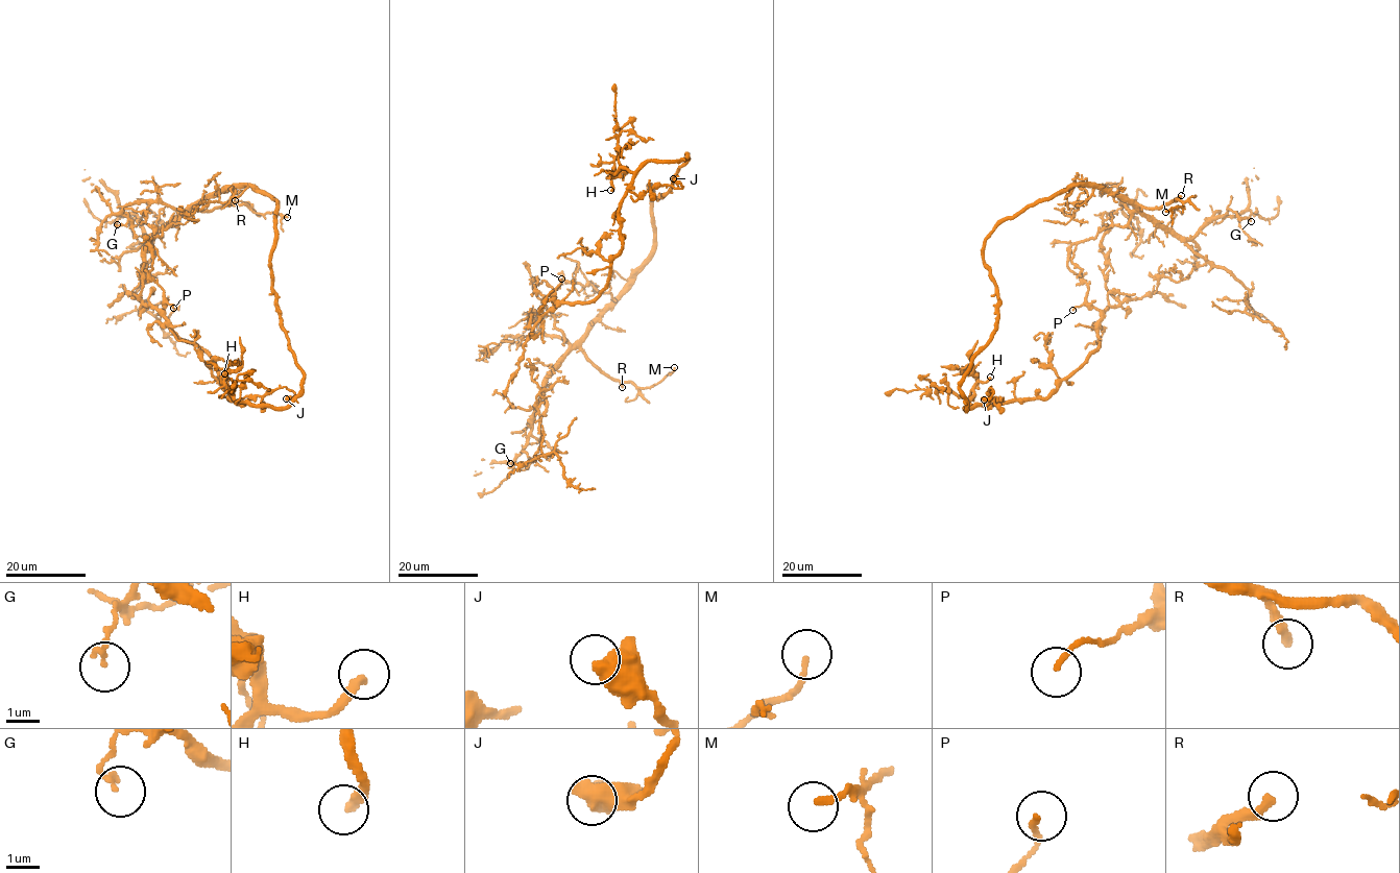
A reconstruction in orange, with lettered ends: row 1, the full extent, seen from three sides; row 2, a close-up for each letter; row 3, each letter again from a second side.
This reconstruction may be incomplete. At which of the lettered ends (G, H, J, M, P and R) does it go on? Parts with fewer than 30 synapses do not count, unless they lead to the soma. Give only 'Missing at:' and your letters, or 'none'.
Missing at: H, M, R

